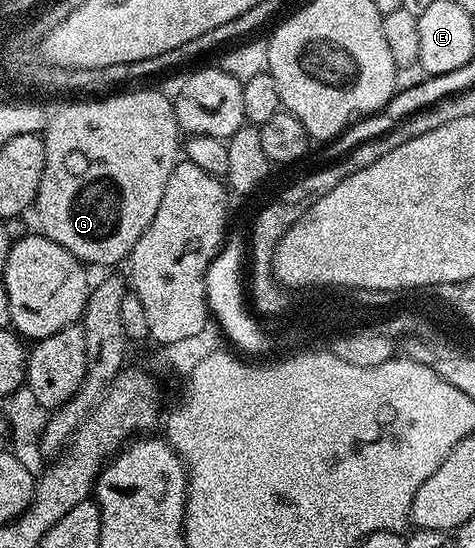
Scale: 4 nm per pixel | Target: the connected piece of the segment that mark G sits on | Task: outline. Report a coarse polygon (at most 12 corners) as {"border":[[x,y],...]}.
{"border":[[160,91],[72,103],[42,131],[39,230],[131,256],[182,159]]}

